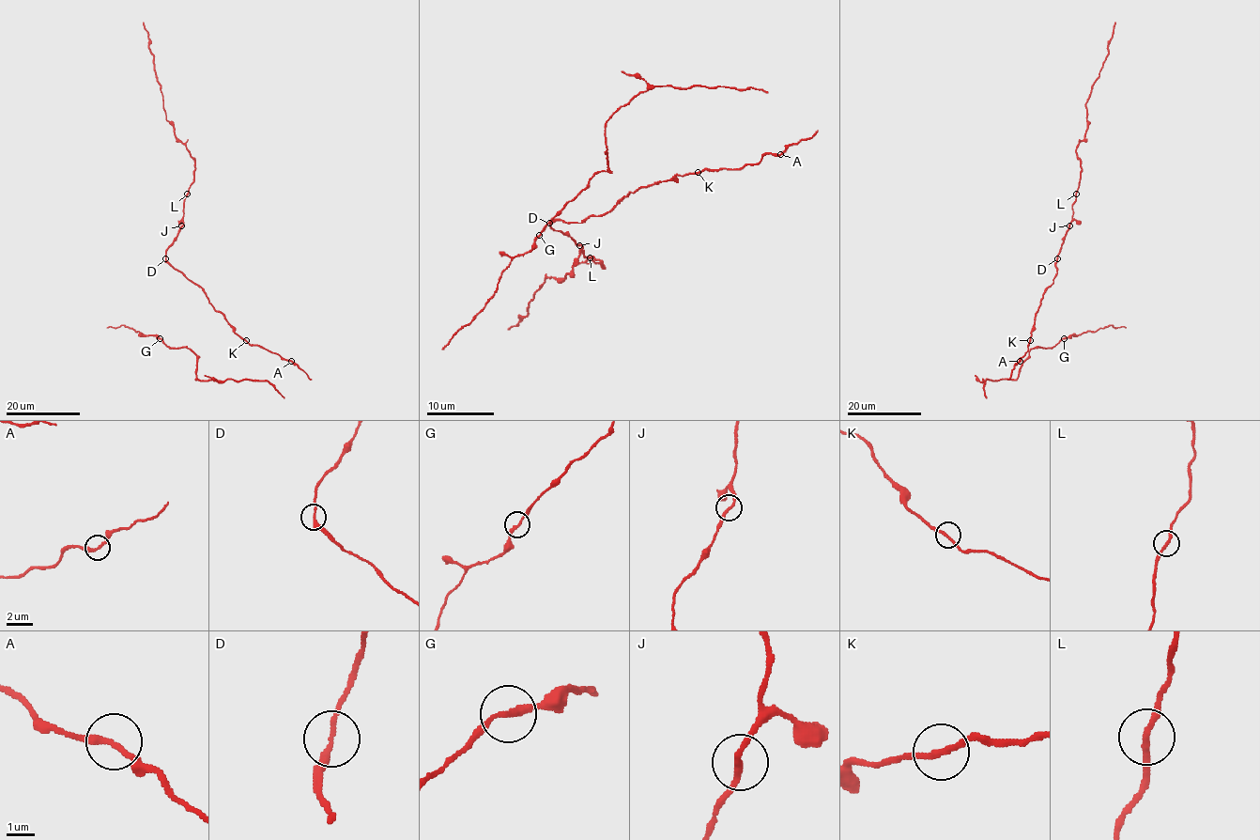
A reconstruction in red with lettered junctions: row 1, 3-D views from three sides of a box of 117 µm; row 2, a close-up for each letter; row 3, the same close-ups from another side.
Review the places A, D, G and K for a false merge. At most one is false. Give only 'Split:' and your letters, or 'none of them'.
Split: none of them

